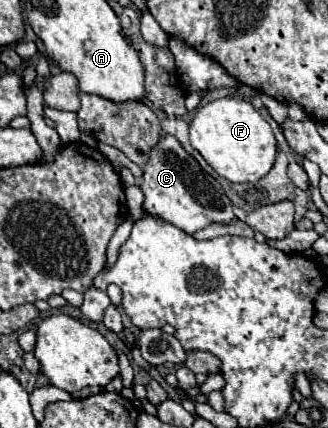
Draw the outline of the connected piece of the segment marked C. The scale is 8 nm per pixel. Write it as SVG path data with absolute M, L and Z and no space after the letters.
M171 135L163 137L163 153L161 147L151 149L151 159L143 169L143 183L139 187L145 193L143 209L155 217L163 217L185 233L195 233L209 227L211 223L229 225L235 221L233 205L223 193L219 181L211 175L207 177L195 159L191 165L191 155Z

